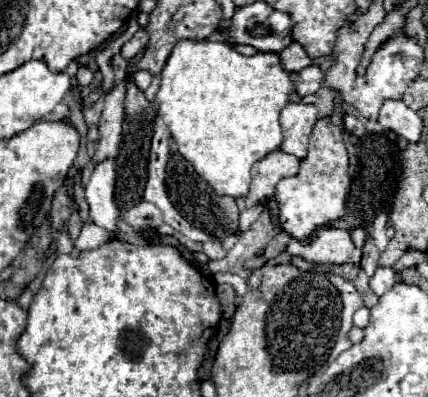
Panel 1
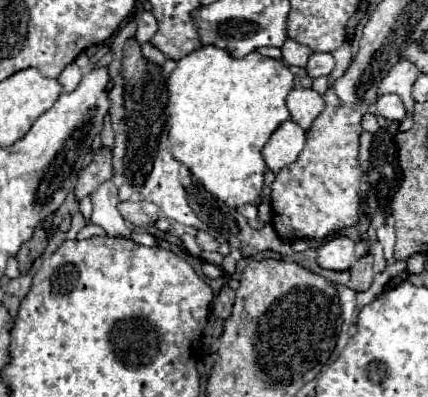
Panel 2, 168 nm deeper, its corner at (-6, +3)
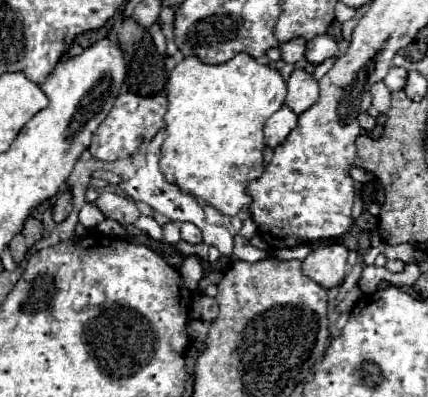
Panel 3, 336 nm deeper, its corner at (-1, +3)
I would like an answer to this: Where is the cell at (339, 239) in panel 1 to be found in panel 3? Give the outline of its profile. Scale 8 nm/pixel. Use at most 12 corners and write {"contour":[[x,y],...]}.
{"contour":[[339,243],[317,247],[303,273],[325,289],[339,287],[347,253]]}

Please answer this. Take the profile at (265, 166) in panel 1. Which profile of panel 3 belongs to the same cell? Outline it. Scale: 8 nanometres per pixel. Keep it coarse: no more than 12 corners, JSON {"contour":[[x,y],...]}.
{"contour":[[287,105],[265,123],[265,143],[279,145],[295,125],[297,113]]}

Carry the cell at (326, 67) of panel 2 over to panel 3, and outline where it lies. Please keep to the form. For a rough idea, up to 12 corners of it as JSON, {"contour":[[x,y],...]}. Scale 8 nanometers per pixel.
{"contour":[[331,35],[307,41],[307,61],[313,65],[337,53]]}

